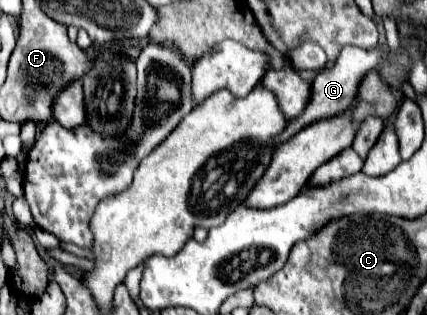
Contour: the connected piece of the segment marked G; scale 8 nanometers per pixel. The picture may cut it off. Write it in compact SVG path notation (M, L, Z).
M345 47L341 49L341 55L339 59L335 61L335 65L331 69L323 69L317 73L317 77L313 79L313 93L311 93L311 99L309 99L309 105L305 105L305 113L301 113L301 117L295 117L295 119L289 119L285 129L281 131L281 135L277 135L277 143L283 143L287 141L289 137L293 137L301 127L305 125L311 125L313 121L321 121L321 119L329 119L329 117L337 117L341 113L345 113L353 101L355 101L355 95L357 95L357 87L359 87L359 81L363 79L363 75L367 71L371 71L379 59L381 59L383 51L381 49L371 49L371 51L365 51L365 49L357 49L357 47Z

